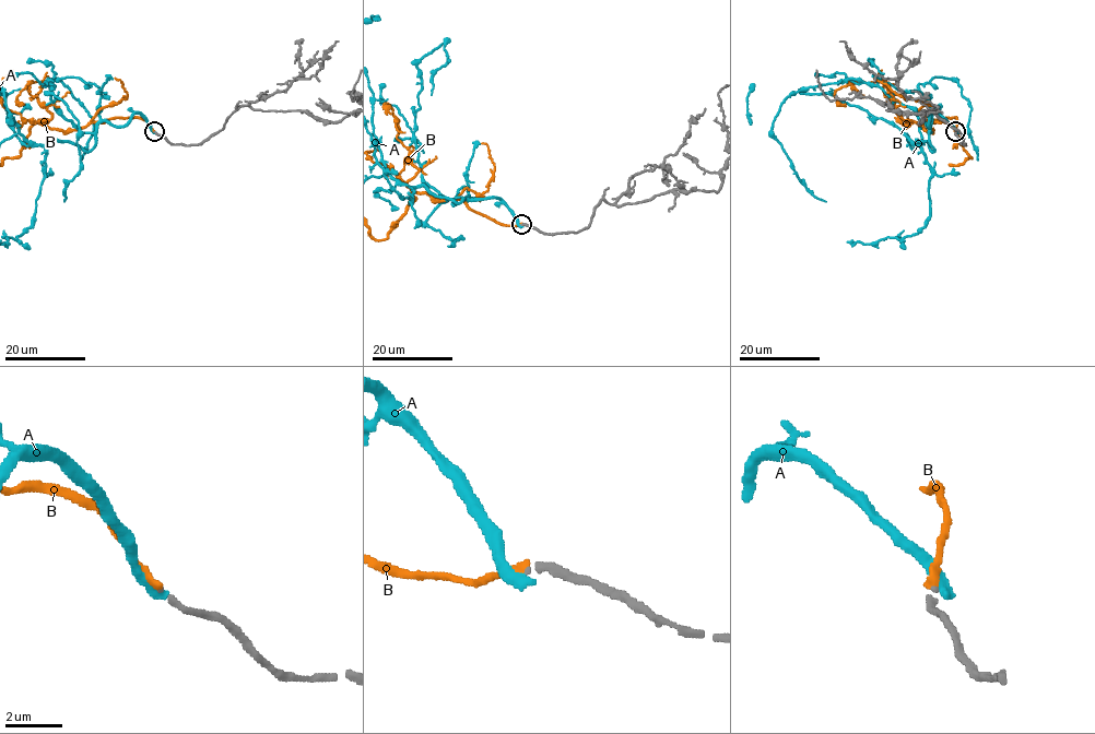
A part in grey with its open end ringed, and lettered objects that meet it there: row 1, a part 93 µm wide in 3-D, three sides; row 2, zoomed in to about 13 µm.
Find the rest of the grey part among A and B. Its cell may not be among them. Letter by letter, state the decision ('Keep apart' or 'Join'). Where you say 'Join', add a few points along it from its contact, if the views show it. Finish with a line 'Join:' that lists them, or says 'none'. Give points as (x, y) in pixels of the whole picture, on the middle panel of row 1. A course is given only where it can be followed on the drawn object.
A: Keep apart
B: Join
Join: B

